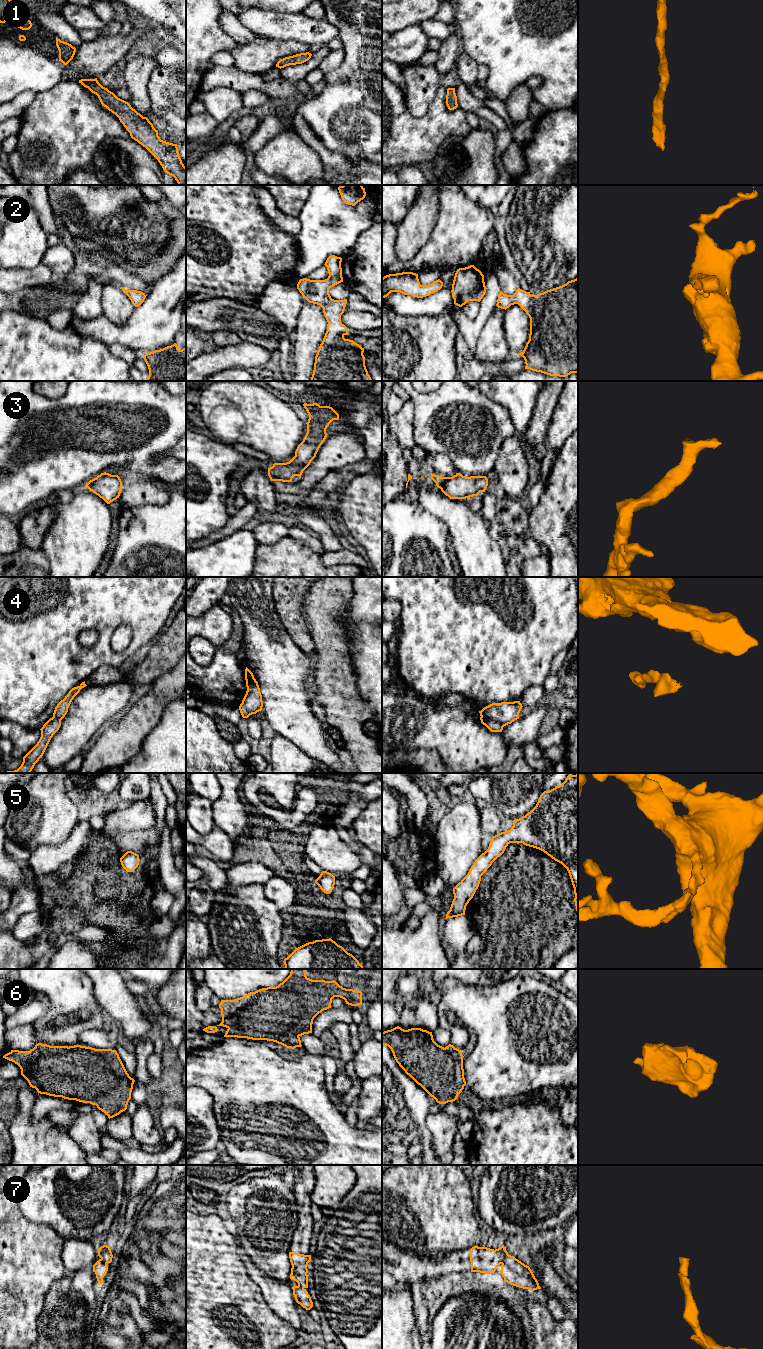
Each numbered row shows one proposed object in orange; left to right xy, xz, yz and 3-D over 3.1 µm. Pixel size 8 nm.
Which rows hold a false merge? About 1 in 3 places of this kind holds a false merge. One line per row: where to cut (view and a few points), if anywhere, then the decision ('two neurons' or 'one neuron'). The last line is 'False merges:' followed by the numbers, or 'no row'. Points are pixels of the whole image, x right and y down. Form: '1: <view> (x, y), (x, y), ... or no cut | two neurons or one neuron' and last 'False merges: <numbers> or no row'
1: no cut | one neuron
2: no cut | one neuron
3: no cut | one neuron
4: yz (481, 716), (494, 719), (503, 726) | two neurons
5: no cut | one neuron
6: no cut | one neuron
7: no cut | one neuron
False merges: 4

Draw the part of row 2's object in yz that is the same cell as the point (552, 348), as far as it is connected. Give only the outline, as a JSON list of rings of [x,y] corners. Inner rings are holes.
[[[578,277],[537,295],[520,288],[513,295],[500,291],[498,308],[506,310],[514,304],[518,304],[530,318],[529,340],[523,352],[518,354],[525,360],[525,369],[559,377],[578,374]]]

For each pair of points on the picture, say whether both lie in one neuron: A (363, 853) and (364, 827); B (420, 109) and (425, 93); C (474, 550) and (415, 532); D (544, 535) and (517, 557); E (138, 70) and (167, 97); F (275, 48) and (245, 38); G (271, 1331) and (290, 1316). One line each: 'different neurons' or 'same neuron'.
A: different neurons
B: same neuron
C: different neurons
D: different neurons
E: different neurons
F: different neurons
G: different neurons

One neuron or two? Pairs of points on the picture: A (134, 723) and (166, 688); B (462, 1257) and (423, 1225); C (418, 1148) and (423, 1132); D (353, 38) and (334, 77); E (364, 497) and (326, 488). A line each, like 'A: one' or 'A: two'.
A: one
B: two
C: one
D: one
E: two

